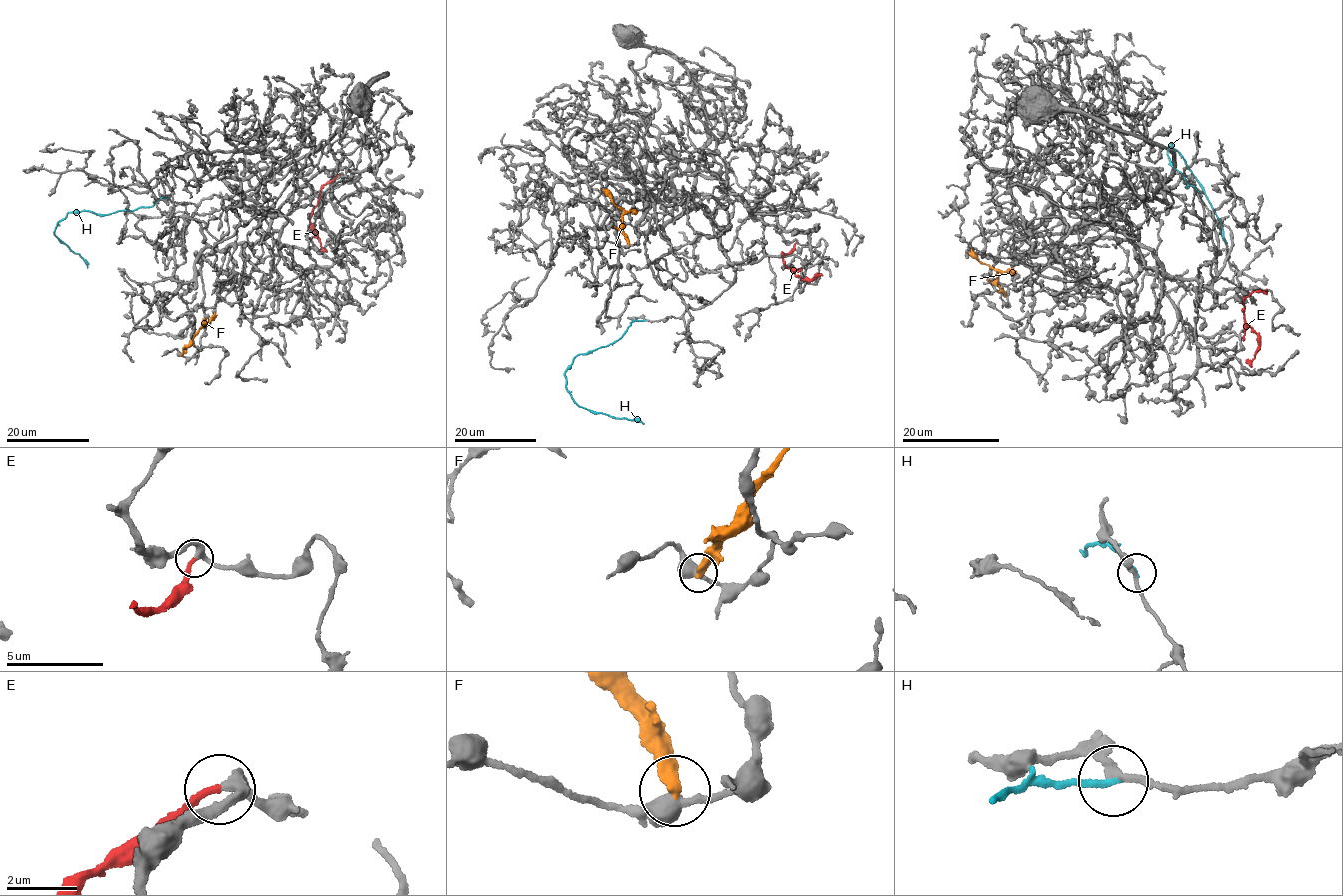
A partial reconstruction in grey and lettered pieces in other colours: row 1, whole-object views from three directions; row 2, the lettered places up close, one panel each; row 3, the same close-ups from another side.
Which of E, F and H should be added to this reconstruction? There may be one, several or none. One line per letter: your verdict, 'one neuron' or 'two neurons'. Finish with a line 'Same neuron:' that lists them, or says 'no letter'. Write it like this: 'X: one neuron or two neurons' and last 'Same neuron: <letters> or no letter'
E: one neuron
F: two neurons
H: two neurons
Same neuron: E

